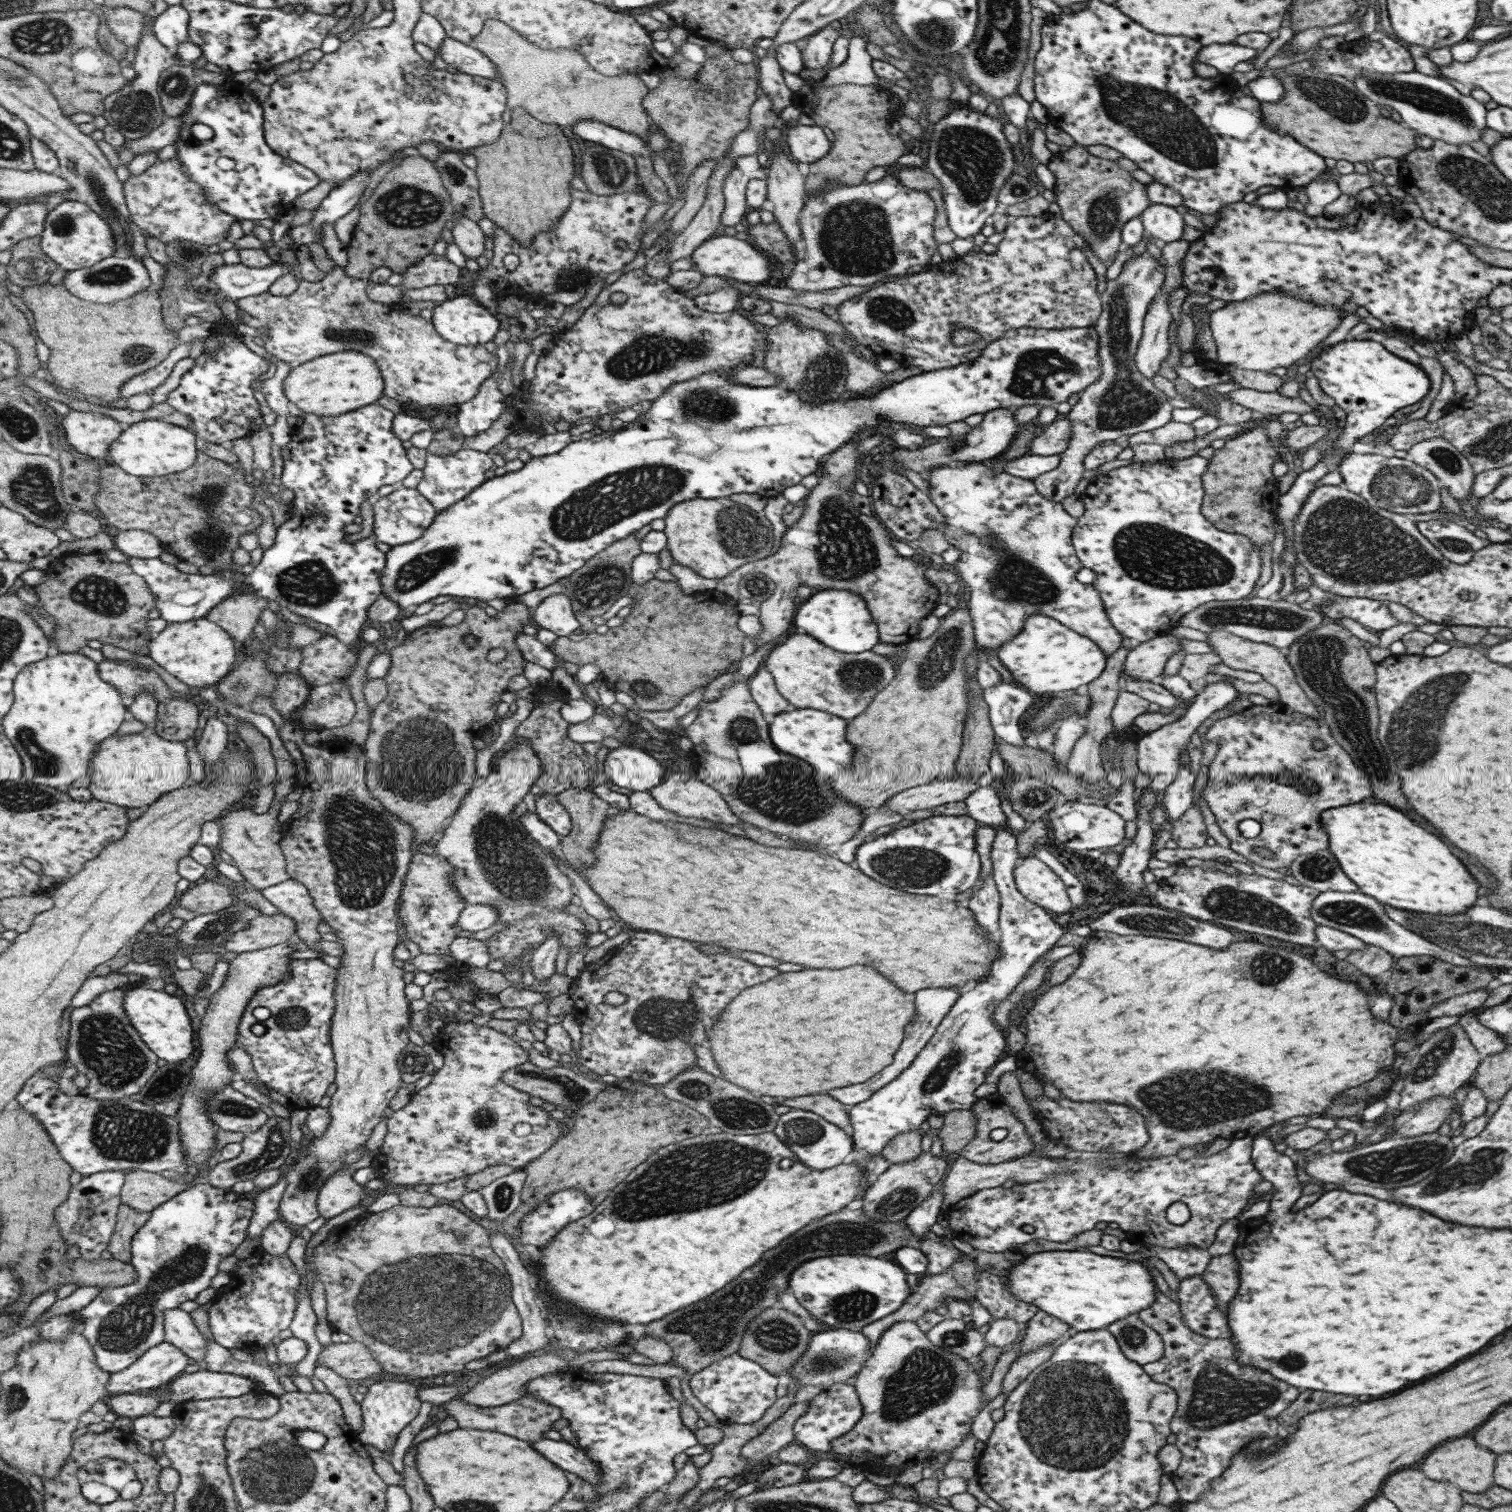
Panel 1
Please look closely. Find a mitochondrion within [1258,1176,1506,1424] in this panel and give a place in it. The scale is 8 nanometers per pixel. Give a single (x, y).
(1292, 1361)

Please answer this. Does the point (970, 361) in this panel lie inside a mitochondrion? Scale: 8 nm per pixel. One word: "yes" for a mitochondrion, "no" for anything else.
no

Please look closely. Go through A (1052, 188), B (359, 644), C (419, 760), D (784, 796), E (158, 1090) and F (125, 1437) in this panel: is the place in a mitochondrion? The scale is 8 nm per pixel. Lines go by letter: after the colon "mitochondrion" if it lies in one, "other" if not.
A: other
B: other
C: mitochondrion
D: mitochondrion
E: mitochondrion
F: other

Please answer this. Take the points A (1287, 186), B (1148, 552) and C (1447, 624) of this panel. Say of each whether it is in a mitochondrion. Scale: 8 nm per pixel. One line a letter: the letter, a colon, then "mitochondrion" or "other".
A: other
B: mitochondrion
C: other

